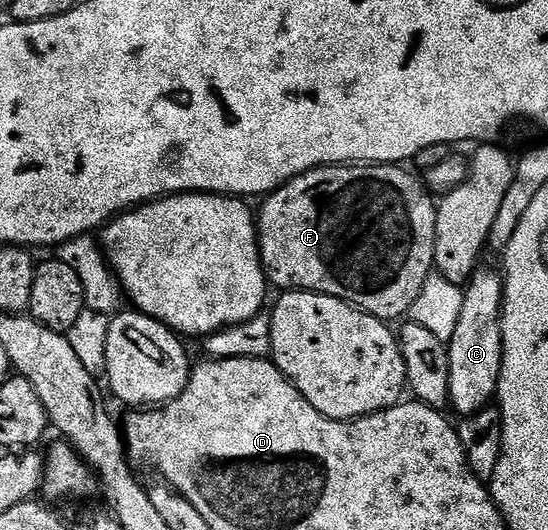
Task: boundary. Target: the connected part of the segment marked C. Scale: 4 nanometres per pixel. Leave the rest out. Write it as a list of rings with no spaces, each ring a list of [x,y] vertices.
[[[480,267],[465,286],[461,319],[457,319],[457,331],[453,331],[453,339],[446,342],[449,355],[449,393],[450,408],[456,409],[460,418],[466,419],[474,413],[480,413],[496,400],[499,392],[499,376],[503,366],[503,282],[502,272],[494,273],[491,269]]]

